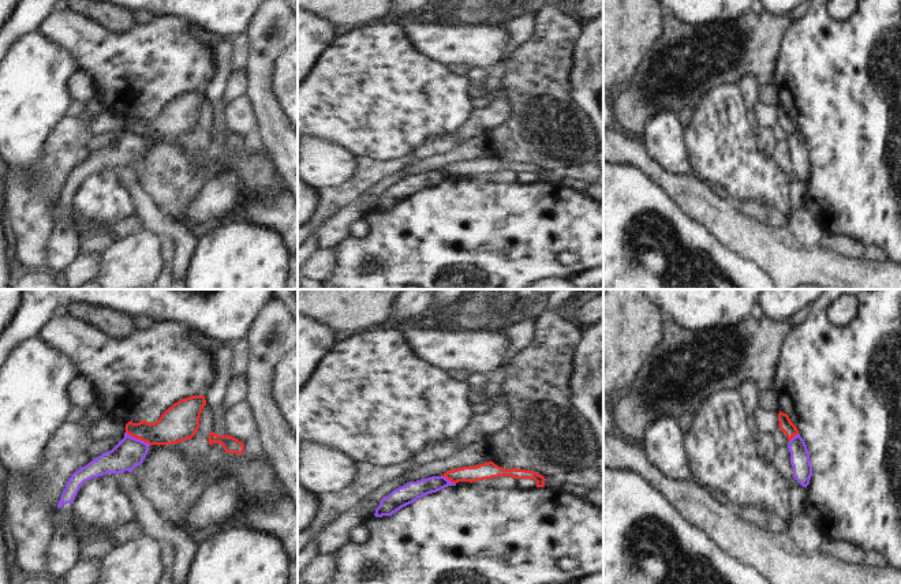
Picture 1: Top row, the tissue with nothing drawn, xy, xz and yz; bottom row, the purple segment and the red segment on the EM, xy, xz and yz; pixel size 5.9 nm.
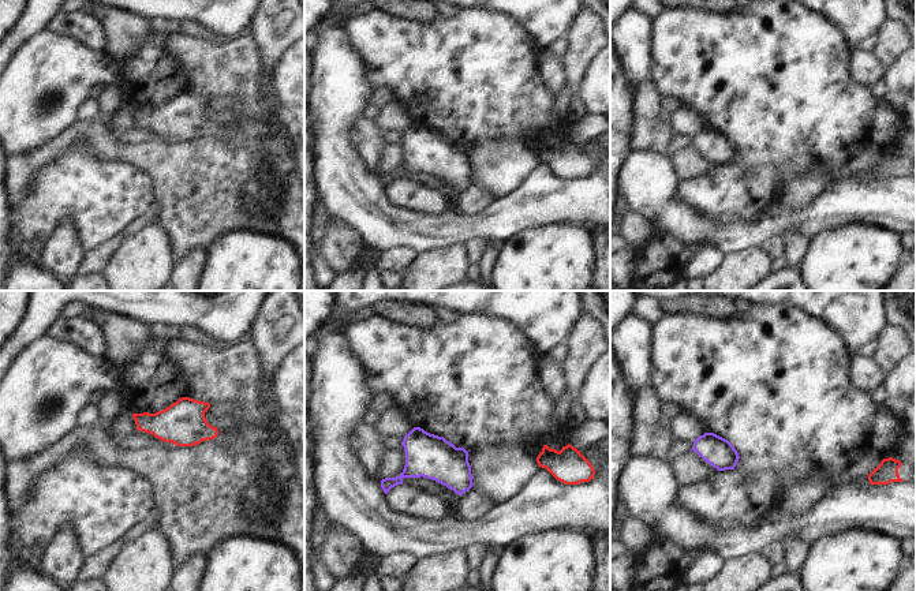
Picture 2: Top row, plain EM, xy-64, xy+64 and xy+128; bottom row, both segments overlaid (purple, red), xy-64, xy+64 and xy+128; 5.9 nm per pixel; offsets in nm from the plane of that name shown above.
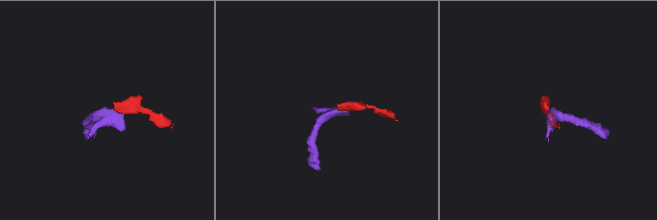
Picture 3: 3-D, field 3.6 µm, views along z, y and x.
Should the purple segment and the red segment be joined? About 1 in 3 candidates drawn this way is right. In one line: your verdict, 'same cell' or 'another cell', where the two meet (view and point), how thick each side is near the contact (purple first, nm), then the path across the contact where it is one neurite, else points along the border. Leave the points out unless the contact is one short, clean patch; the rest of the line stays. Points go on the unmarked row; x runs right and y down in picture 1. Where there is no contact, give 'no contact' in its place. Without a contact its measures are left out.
another cell | xy (138, 134) | 180/200 nm | along xy (126, 126), (149, 139)

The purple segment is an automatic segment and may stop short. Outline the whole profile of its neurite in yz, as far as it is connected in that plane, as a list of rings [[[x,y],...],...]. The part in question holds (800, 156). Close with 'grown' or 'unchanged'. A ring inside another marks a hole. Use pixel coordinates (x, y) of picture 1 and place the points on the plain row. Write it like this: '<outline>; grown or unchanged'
[[[800,128],[795,130],[788,136],[788,143],[790,146],[790,158],[793,161],[793,172],[807,183],[810,173],[812,171],[812,160],[810,156],[810,147],[804,134]]]; unchanged

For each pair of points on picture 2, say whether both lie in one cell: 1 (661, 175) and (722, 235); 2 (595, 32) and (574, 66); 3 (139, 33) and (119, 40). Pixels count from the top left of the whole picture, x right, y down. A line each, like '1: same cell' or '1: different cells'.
1: same cell
2: same cell
3: same cell

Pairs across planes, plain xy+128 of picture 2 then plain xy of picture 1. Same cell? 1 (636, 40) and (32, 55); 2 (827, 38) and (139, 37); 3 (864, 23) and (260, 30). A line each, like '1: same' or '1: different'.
1: same
2: same
3: different

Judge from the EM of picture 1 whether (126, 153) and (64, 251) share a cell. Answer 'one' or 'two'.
one

